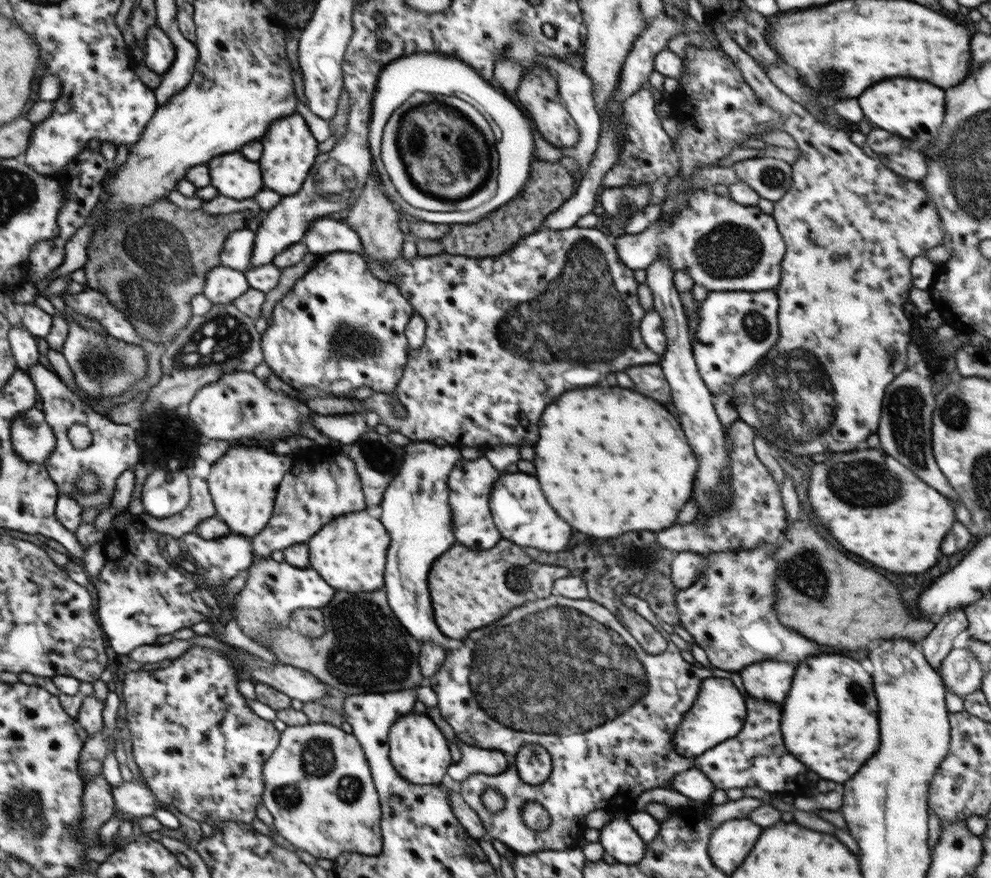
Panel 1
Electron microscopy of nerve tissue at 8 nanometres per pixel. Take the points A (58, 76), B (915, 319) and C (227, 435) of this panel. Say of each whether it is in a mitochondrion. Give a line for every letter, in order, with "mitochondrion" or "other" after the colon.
A: other
B: other
C: other

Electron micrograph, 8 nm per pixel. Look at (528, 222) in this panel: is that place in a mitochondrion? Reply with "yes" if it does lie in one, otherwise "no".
yes

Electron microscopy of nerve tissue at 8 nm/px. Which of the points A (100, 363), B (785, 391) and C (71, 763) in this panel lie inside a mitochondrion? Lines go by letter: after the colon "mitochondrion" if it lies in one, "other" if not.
A: mitochondrion
B: mitochondrion
C: other

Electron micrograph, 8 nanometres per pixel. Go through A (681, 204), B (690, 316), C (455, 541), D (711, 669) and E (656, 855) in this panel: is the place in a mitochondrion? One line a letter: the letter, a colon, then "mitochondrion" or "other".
A: other
B: other
C: other
D: other
E: other

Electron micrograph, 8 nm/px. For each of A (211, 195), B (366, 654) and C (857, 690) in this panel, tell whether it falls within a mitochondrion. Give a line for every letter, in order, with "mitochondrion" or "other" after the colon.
A: other
B: mitochondrion
C: mitochondrion

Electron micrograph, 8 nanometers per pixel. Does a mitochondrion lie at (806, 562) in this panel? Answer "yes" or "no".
yes

